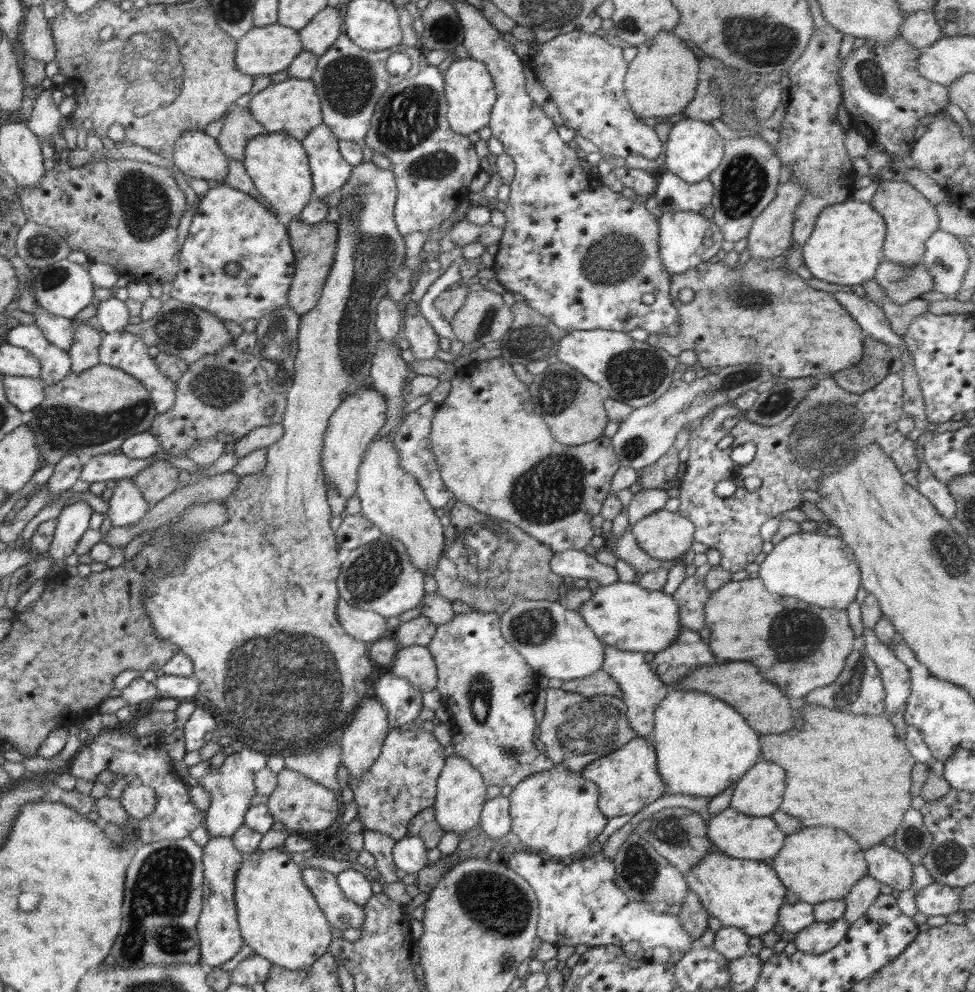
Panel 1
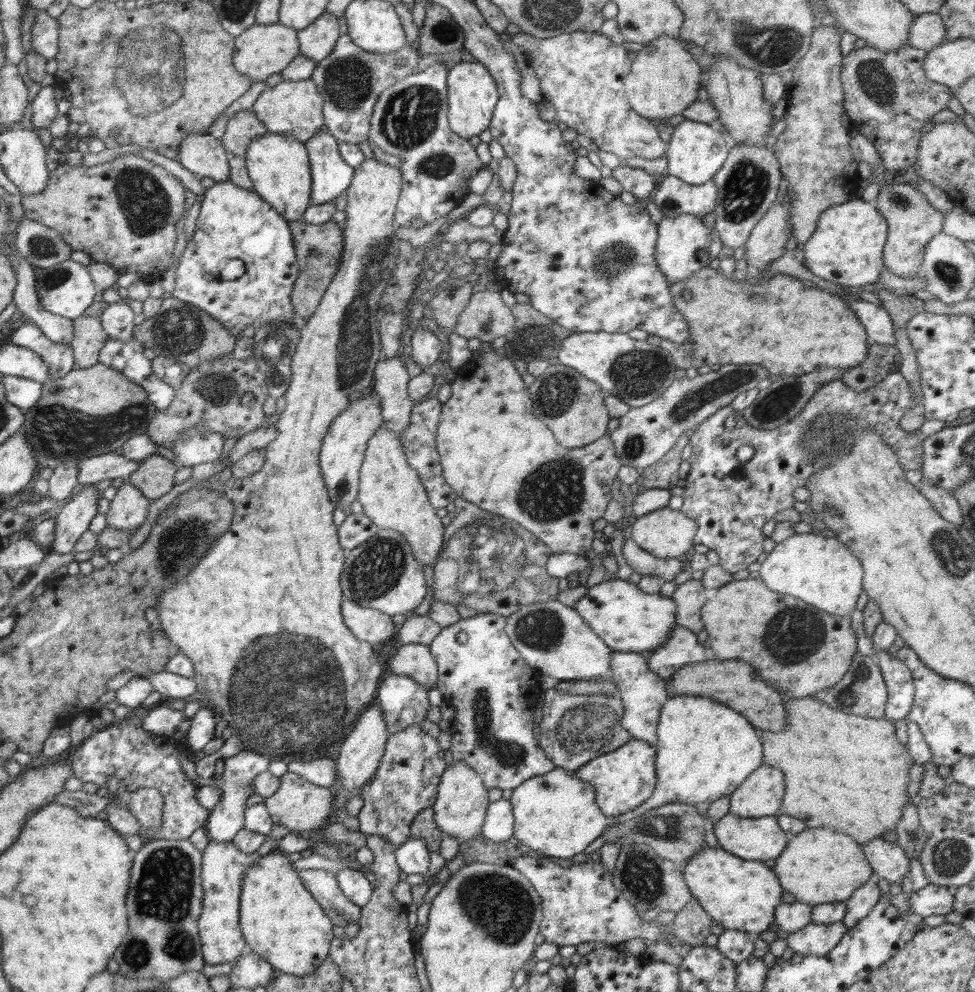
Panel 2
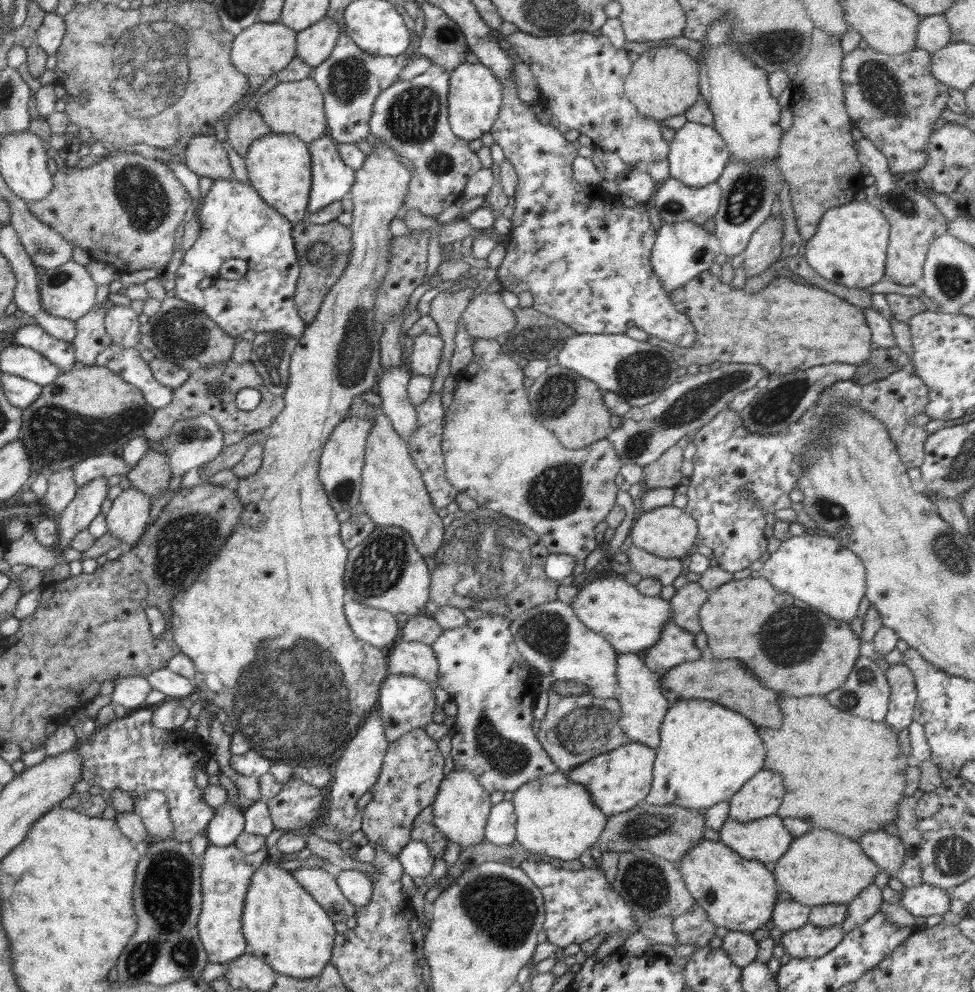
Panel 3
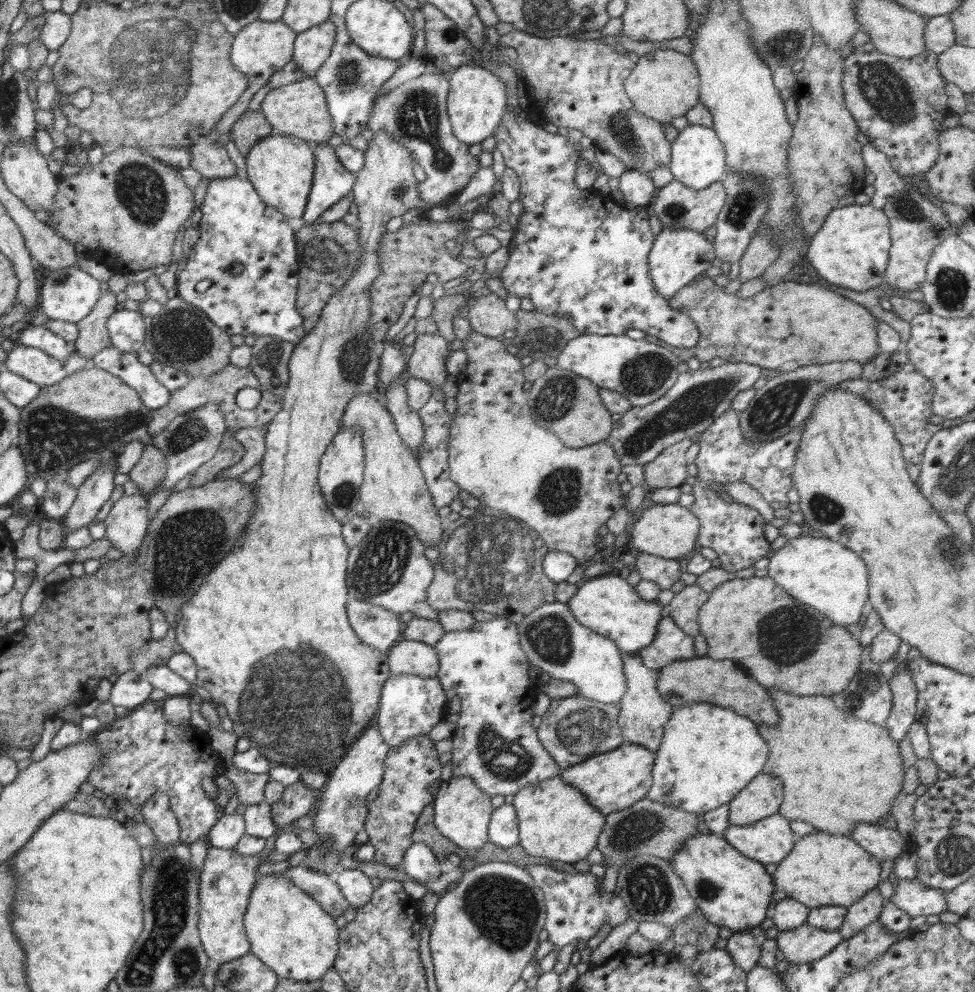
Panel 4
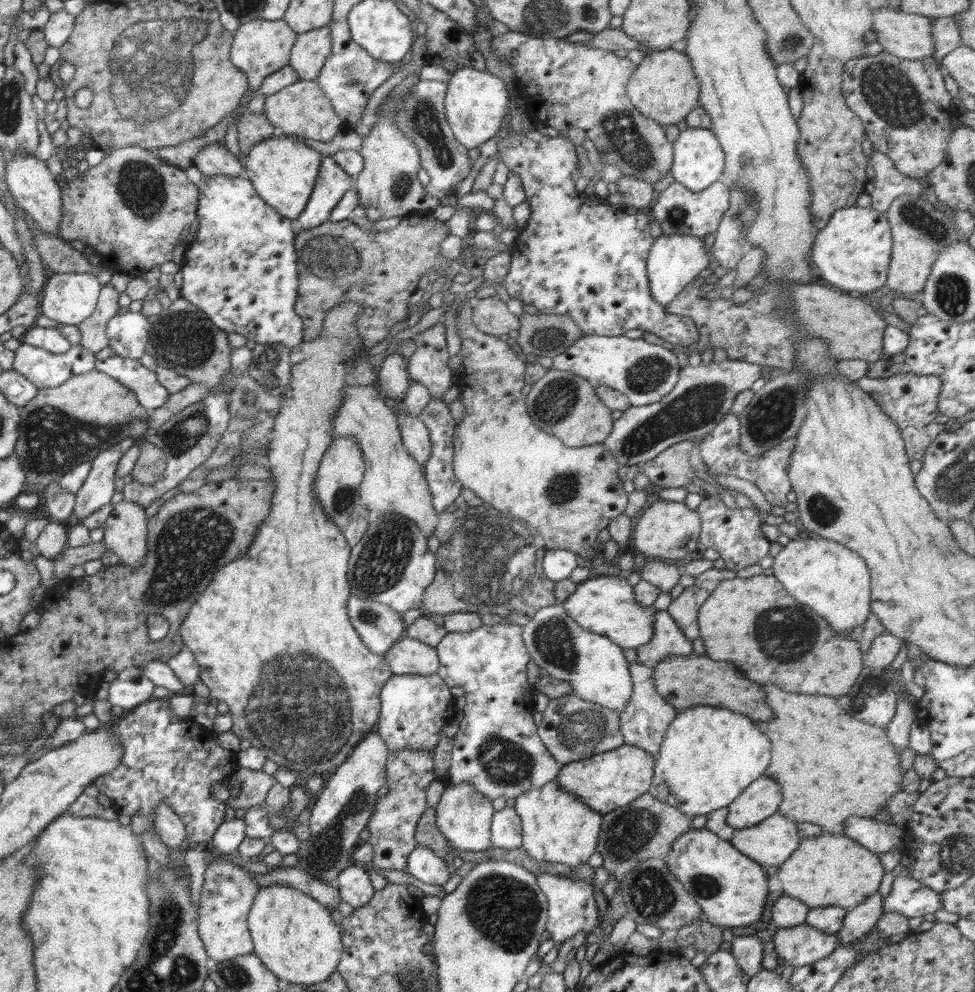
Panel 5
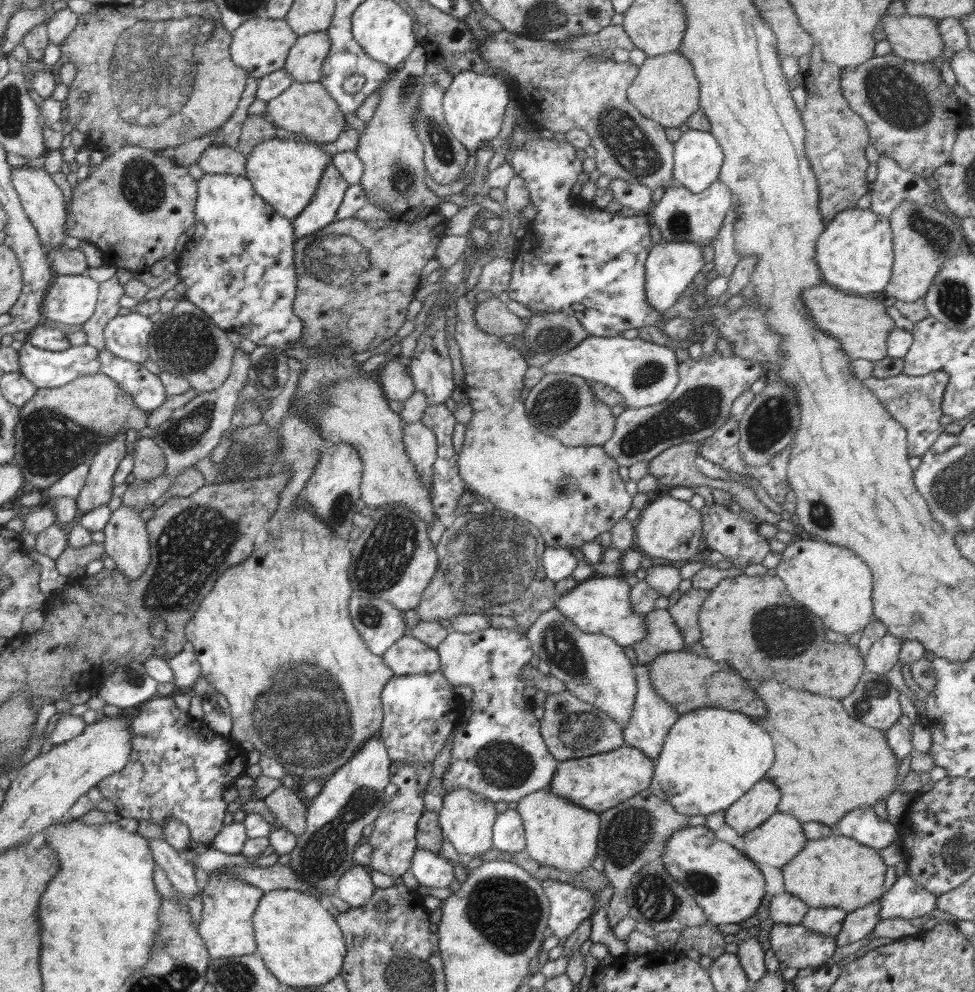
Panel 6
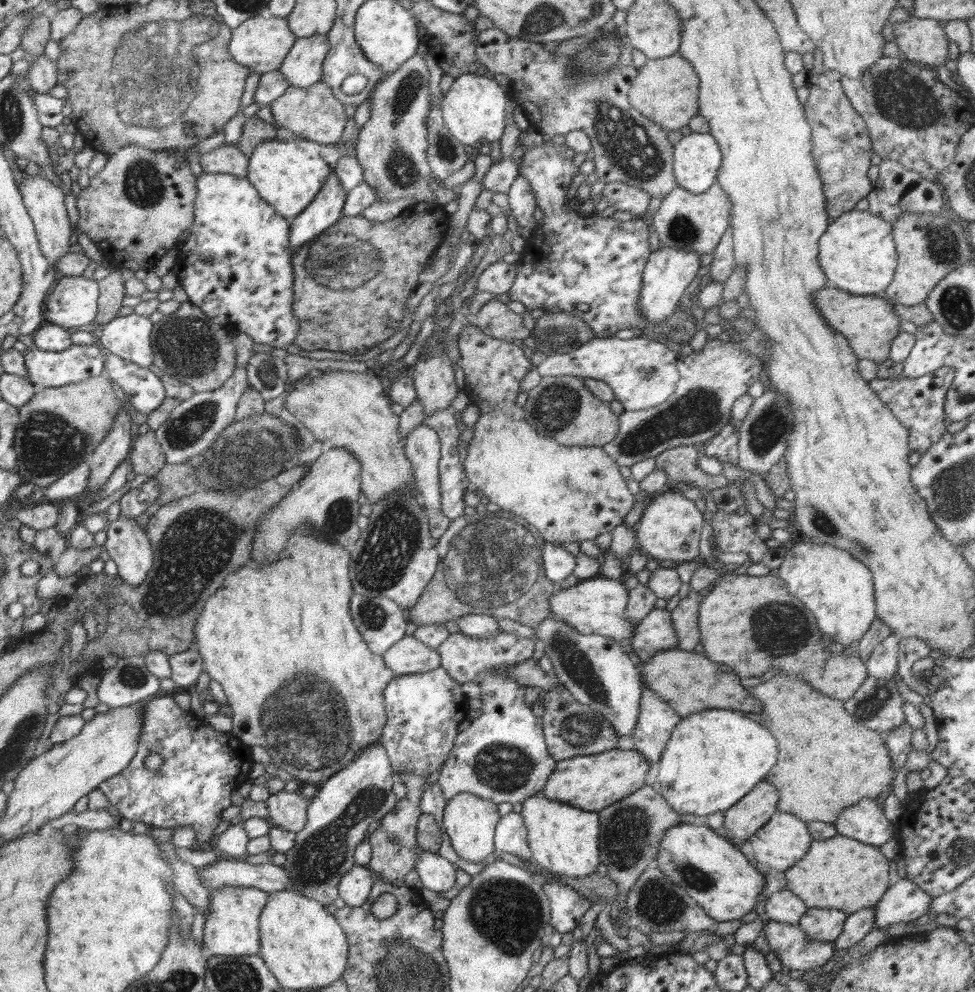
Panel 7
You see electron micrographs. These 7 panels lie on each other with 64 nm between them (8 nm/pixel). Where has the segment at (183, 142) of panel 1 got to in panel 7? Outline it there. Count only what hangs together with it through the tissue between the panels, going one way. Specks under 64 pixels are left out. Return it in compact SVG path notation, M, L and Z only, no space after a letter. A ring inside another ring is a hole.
M224 144L212 152L199 156L198 161L204 173L226 174L241 178L247 176L249 158L236 145Z

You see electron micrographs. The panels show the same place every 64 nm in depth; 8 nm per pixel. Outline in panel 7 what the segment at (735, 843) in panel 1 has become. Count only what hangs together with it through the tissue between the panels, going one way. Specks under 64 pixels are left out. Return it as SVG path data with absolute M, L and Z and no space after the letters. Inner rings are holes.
M777 810L758 832L754 832L754 836L748 838L756 860L786 872L790 866L802 860L802 856L806 856L814 840L806 824L796 815Z

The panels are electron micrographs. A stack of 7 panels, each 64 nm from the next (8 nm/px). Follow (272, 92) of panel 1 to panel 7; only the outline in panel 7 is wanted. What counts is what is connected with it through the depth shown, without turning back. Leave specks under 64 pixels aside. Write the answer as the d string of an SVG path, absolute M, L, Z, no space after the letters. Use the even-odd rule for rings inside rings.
M324 81L312 84L310 88L289 86L280 98L270 104L271 112L277 126L288 129L297 138L310 140L317 144L334 144L341 142L347 117L345 106L334 96L330 86Z

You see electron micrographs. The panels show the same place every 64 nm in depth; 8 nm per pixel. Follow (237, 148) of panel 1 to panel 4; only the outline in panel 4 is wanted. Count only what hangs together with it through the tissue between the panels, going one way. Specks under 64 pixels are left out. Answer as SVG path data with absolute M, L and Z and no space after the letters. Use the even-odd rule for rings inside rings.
M248 108L234 122L231 137L239 152L246 157L254 144L274 133L273 126L266 120L261 110L254 111Z

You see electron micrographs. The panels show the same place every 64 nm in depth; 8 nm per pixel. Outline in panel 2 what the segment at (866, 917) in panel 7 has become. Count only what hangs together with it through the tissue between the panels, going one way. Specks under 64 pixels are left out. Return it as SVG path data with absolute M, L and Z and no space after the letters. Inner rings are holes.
M874 876L861 887L858 888L852 896L845 900L845 917L841 920L846 928L854 928L862 918L870 914L870 910L878 904L882 892L877 886L877 878Z

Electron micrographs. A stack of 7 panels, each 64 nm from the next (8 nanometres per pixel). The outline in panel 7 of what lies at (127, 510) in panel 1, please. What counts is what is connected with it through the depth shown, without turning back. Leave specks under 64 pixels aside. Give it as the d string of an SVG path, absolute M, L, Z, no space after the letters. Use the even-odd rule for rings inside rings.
M119 514L105 529L104 556L114 560L118 575L130 586L140 586L154 564L147 534L135 519Z

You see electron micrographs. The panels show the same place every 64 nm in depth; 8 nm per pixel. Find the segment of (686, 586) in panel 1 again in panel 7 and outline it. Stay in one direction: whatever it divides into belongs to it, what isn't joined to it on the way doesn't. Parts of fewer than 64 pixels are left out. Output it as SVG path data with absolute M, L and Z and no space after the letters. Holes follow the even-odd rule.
M690 590L688 596L680 600L672 610L671 620L678 640L677 649L694 650L694 646L698 646L700 642L698 614L702 599L704 596L700 593Z

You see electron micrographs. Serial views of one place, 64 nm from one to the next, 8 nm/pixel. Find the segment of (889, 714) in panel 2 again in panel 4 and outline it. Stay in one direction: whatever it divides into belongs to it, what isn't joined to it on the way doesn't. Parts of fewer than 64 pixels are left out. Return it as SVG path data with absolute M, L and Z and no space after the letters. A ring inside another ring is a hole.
M906 667L895 670L889 684L893 698L885 727L890 732L892 741L899 744L903 742L902 738L907 736L911 724L916 720L917 689Z

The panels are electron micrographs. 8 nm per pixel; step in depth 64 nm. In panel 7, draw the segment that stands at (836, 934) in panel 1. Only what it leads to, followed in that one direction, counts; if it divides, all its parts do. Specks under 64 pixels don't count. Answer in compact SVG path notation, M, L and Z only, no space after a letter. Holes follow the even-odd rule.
M770 919L763 929L769 950L776 952L778 960L789 971L810 971L824 966L834 956L833 943L812 940L798 925Z

